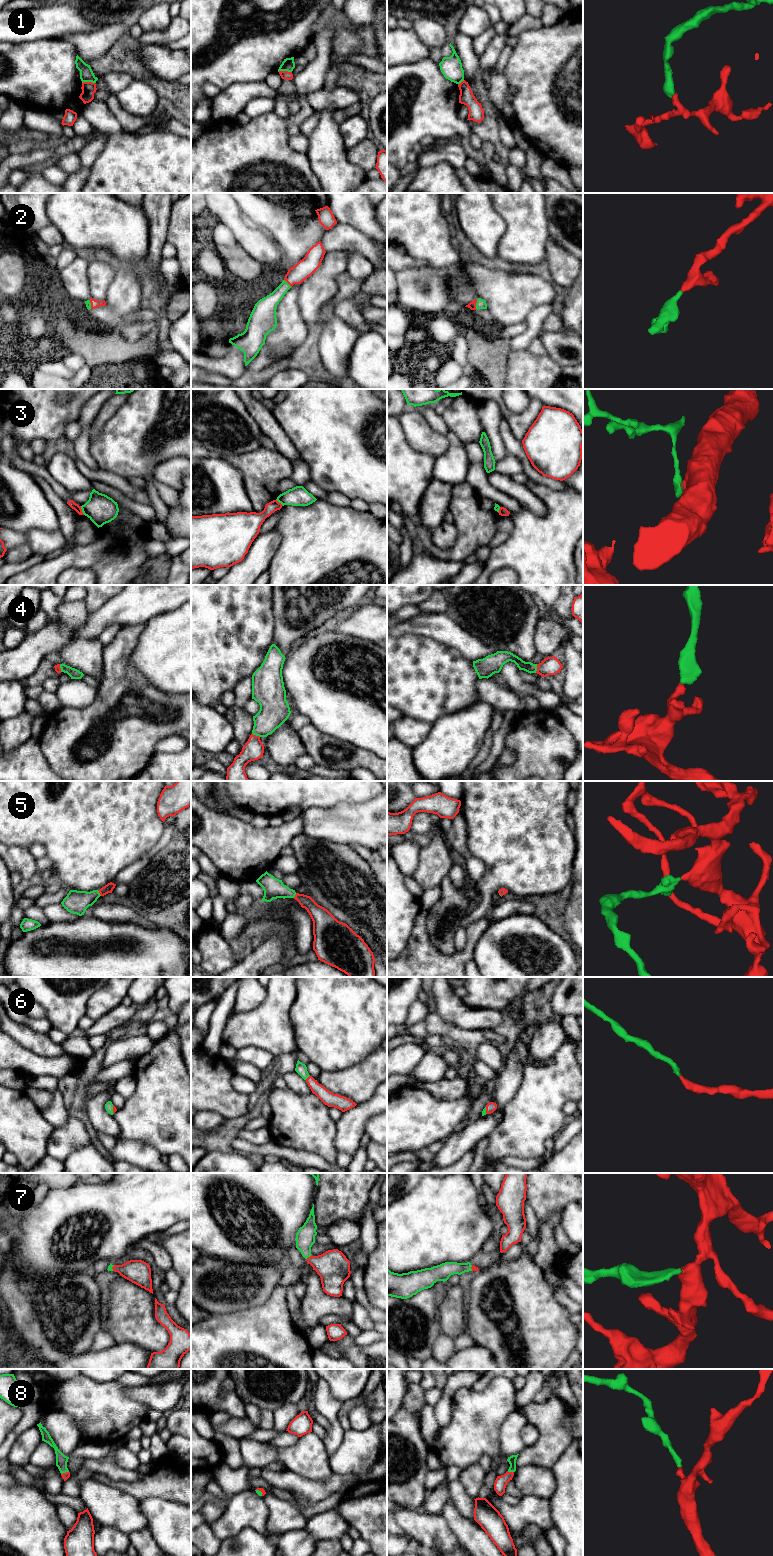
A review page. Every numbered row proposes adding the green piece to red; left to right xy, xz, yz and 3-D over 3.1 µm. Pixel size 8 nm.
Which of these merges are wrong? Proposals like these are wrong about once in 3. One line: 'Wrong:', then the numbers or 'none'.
Wrong: 1, 3

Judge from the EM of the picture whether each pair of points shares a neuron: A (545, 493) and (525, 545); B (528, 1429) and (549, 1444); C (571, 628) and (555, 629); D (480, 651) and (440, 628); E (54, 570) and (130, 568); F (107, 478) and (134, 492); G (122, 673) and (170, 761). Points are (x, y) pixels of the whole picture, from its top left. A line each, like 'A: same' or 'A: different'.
A: same
B: different
C: different
D: same
E: same
F: same
G: different

